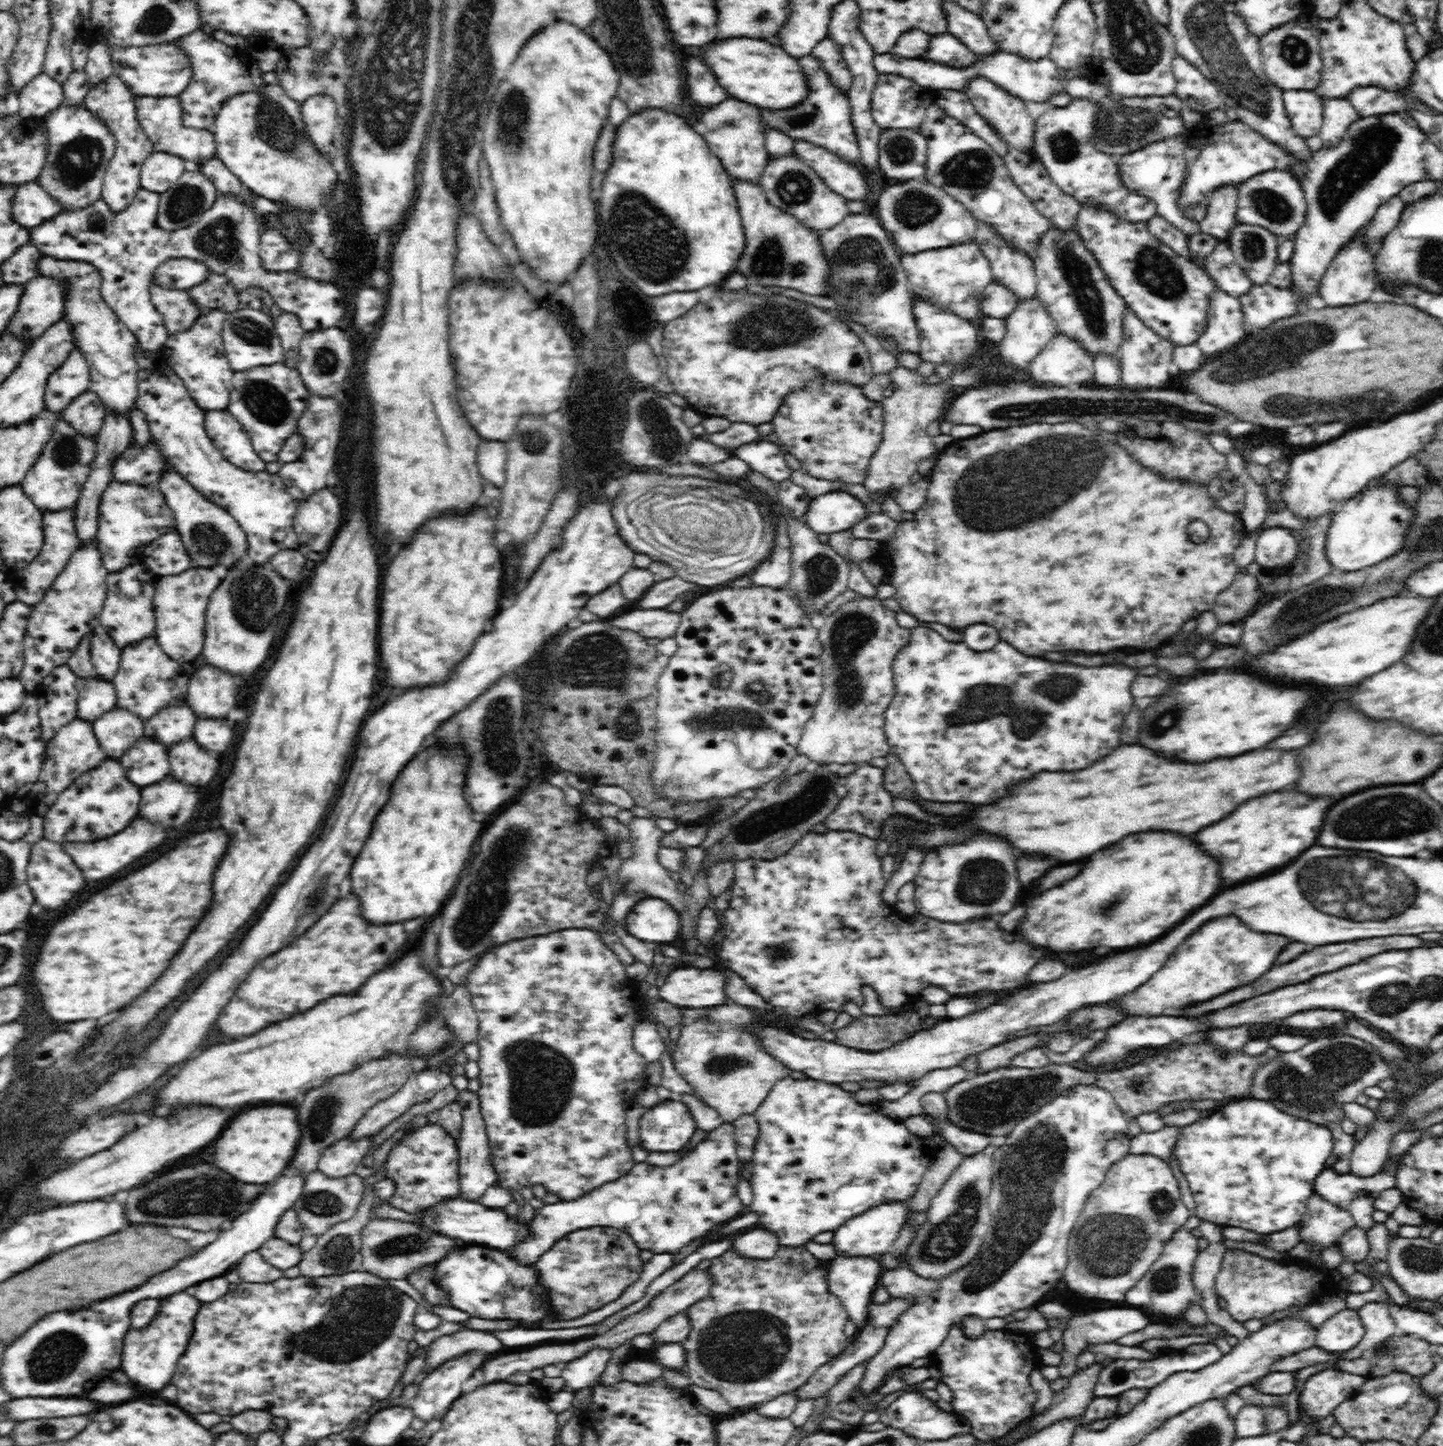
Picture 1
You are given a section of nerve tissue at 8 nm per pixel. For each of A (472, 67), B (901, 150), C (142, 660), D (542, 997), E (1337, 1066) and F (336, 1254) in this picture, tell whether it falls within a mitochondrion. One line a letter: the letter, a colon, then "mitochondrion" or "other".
A: mitochondrion
B: mitochondrion
C: other
D: other
E: mitochondrion
F: mitochondrion

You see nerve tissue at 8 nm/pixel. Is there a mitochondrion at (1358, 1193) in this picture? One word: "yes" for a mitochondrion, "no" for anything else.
yes

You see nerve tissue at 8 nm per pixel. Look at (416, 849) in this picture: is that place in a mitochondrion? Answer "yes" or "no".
no

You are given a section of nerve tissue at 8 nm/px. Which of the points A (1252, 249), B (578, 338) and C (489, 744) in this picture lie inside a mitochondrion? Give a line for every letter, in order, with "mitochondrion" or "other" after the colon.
A: mitochondrion
B: other
C: mitochondrion

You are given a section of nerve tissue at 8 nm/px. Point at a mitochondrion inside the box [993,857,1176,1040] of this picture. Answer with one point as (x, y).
(1110, 906)

